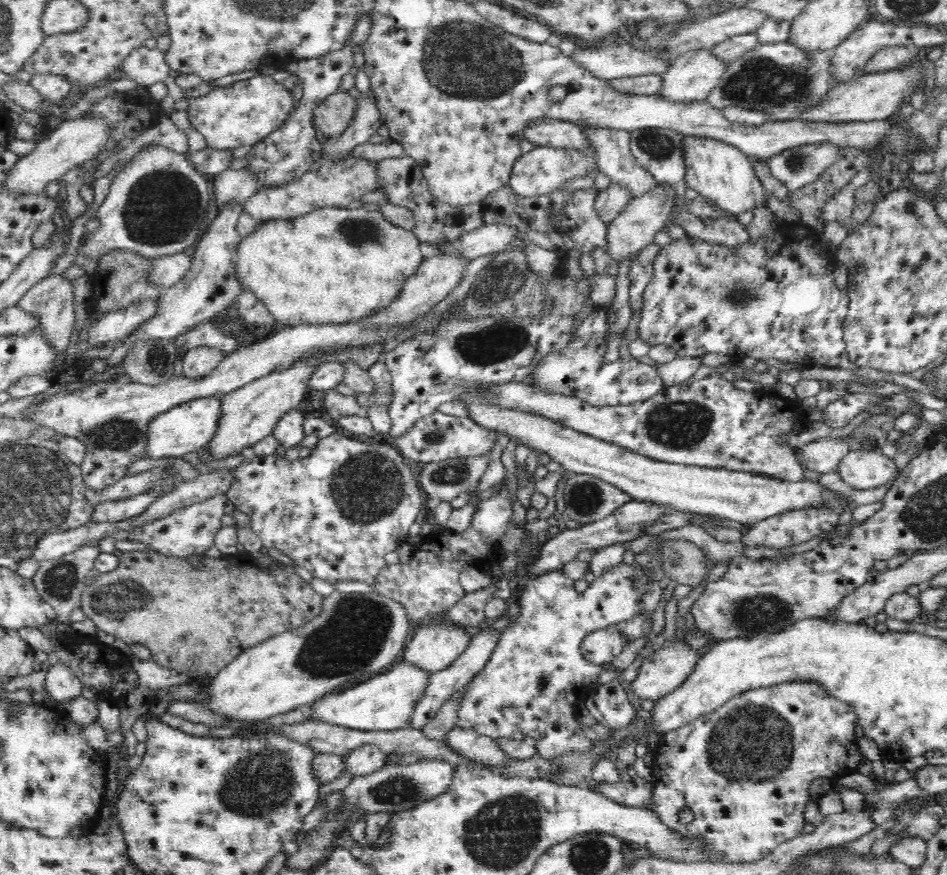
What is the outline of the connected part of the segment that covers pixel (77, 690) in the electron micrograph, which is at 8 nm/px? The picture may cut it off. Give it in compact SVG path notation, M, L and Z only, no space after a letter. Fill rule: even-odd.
M54 664L46 671L44 690L56 703L72 702L82 694L82 681L63 664Z

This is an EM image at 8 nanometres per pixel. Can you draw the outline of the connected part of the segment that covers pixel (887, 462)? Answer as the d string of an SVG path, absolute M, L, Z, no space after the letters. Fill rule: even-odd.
M848 451L840 460L836 471L844 483L854 490L869 490L888 486L901 476L901 471L894 459L883 452Z

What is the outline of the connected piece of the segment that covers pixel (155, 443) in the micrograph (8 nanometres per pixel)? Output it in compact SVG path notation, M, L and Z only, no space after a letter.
M218 397L195 398L184 402L180 406L171 407L170 410L158 414L148 422L146 433L146 446L143 447L144 458L178 458L188 452L196 452L213 437L218 428L220 399Z

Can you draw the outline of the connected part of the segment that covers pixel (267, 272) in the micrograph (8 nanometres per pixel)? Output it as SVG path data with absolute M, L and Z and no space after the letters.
M326 207L288 220L260 222L256 232L242 238L238 246L237 273L244 291L254 291L286 326L358 323L402 294L408 278L424 262L420 243L414 231L394 224L380 209Z

